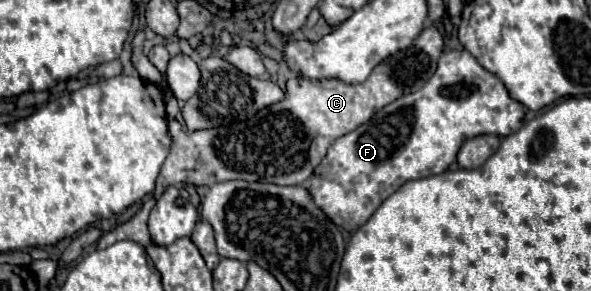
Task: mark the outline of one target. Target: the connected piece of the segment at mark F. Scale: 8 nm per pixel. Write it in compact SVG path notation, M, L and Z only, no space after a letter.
M467 49L445 51L439 59L435 75L423 85L423 89L395 99L393 103L377 111L367 123L339 137L329 147L325 159L309 179L309 191L311 195L315 195L315 203L319 203L319 207L335 225L343 227L345 231L357 231L357 227L361 227L375 213L375 209L403 183L447 171L447 167L455 163L455 155L463 141L479 135L513 135L521 129L523 117L525 107L515 101L503 81L487 71Z

